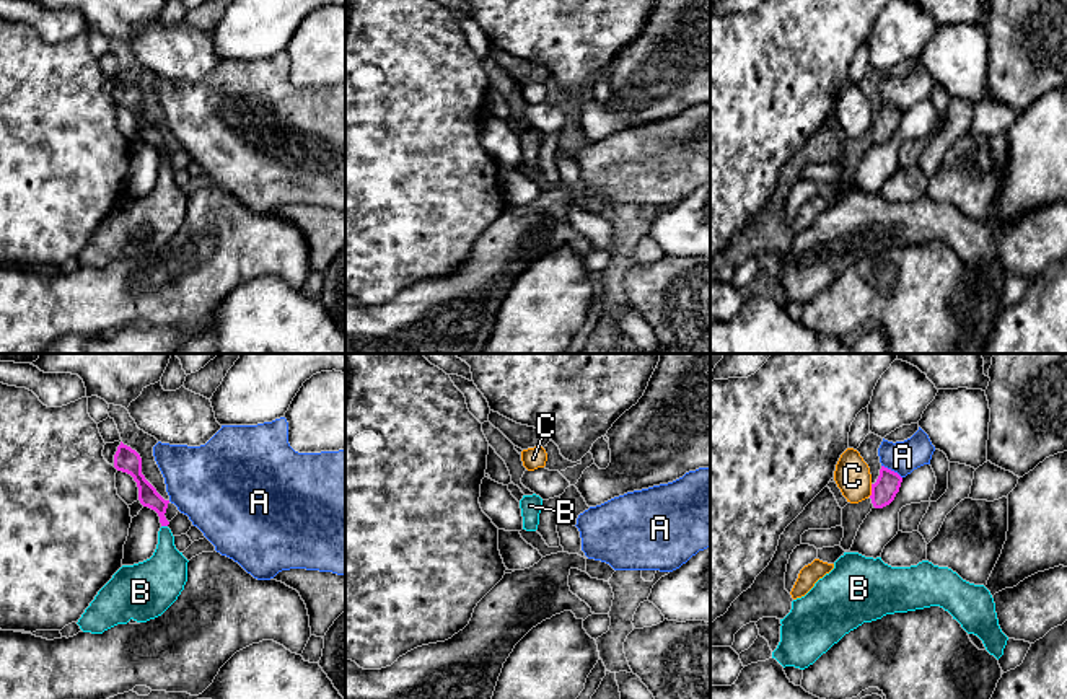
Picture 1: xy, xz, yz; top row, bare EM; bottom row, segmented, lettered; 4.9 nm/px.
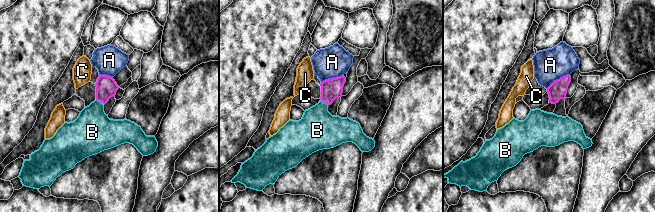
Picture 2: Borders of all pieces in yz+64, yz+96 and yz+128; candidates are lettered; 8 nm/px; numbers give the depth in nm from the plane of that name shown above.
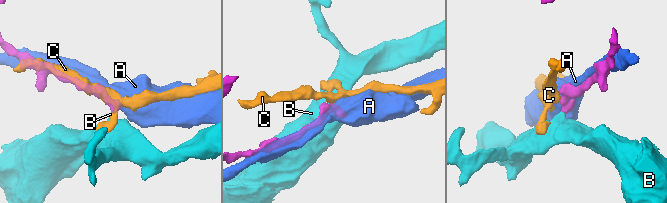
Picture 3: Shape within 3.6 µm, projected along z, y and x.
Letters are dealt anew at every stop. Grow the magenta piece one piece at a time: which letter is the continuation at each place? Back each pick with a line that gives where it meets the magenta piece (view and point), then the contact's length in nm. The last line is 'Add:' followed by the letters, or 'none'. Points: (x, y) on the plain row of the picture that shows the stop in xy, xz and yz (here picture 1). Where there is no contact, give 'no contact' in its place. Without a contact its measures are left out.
B: xy (165, 160) | 30 nm
Add: B

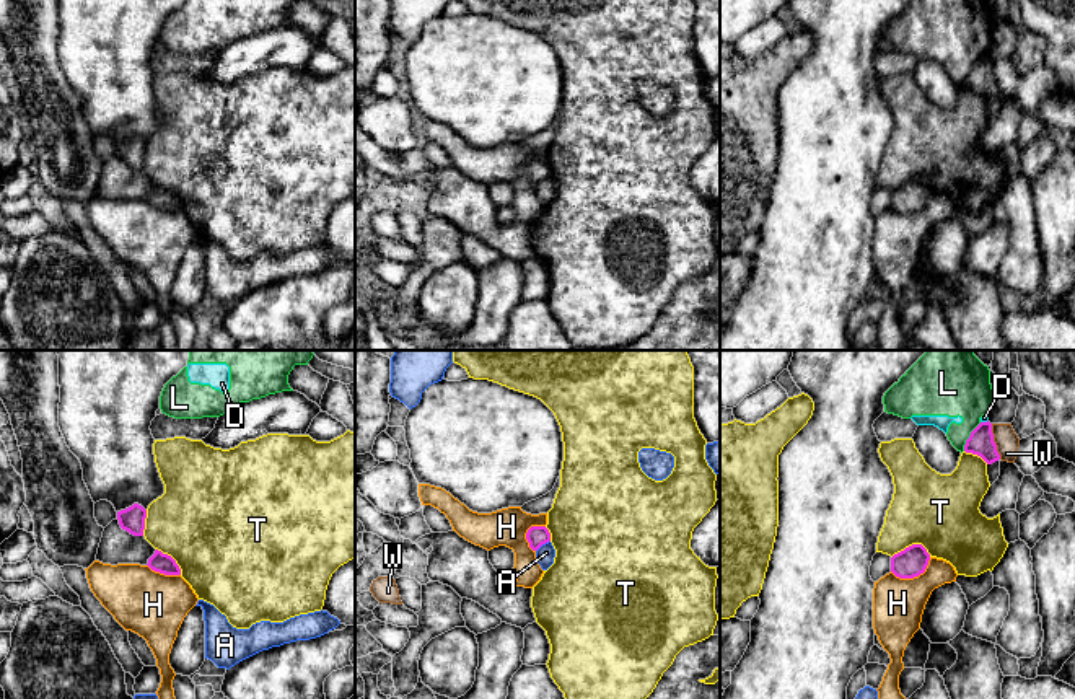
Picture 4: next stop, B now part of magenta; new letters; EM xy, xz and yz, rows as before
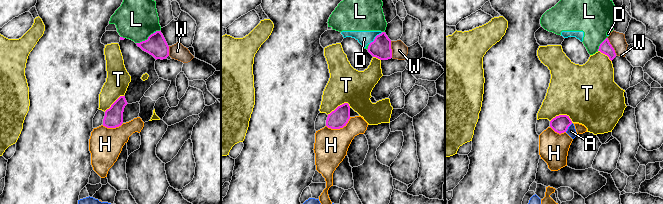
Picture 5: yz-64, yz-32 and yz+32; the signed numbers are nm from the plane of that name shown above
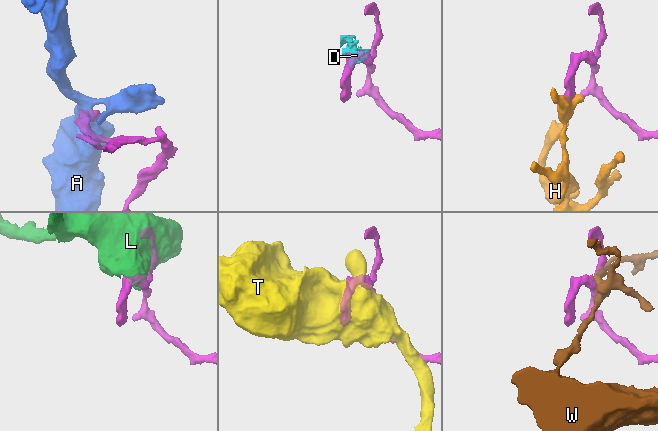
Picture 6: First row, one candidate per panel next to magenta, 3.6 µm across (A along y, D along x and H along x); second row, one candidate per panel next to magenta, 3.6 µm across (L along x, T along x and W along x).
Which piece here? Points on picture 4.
Add: none

